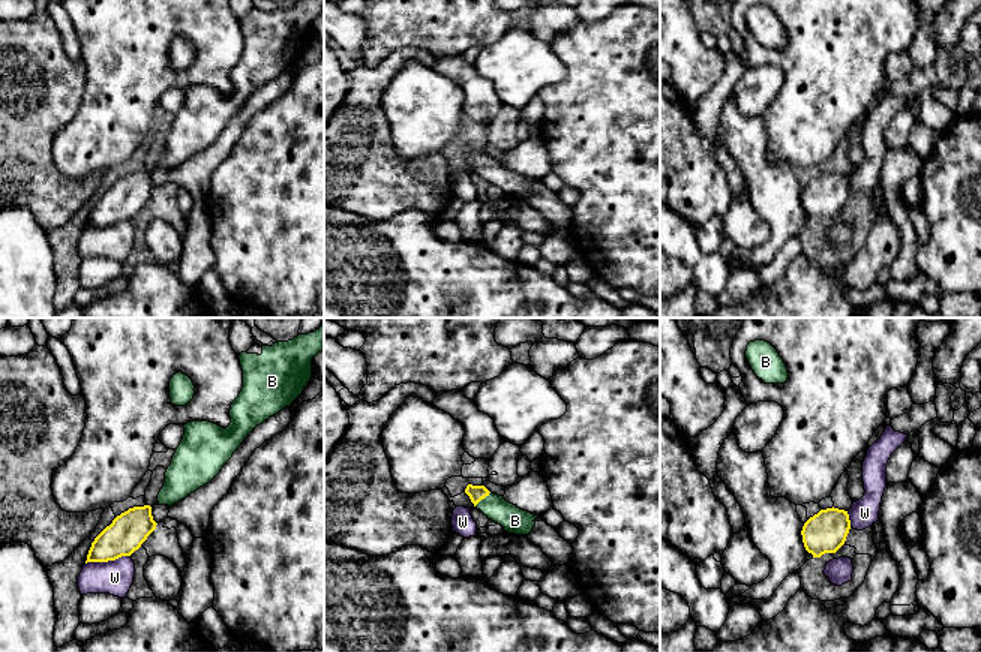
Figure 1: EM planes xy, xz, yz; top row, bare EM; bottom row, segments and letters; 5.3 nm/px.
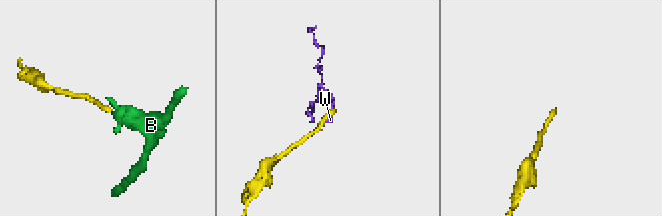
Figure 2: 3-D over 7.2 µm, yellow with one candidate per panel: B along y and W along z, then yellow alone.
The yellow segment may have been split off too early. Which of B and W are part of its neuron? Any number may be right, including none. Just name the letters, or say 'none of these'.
B

